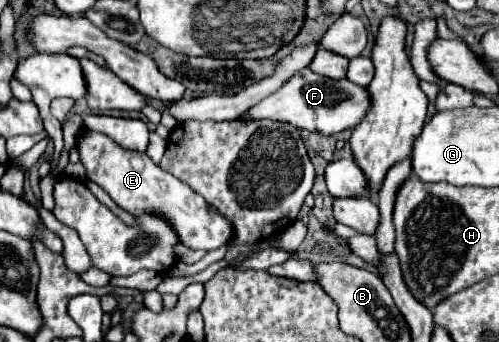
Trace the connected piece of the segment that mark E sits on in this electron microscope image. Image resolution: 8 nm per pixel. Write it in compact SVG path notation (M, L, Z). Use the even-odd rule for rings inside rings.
M89 130L77 140L77 150L81 154L81 164L87 170L87 178L99 184L119 208L133 216L149 214L167 220L183 246L193 250L213 250L231 240L231 224L215 208L205 204L197 192L187 188L187 184L177 180L173 174L163 172L147 154L123 150L111 138Z

